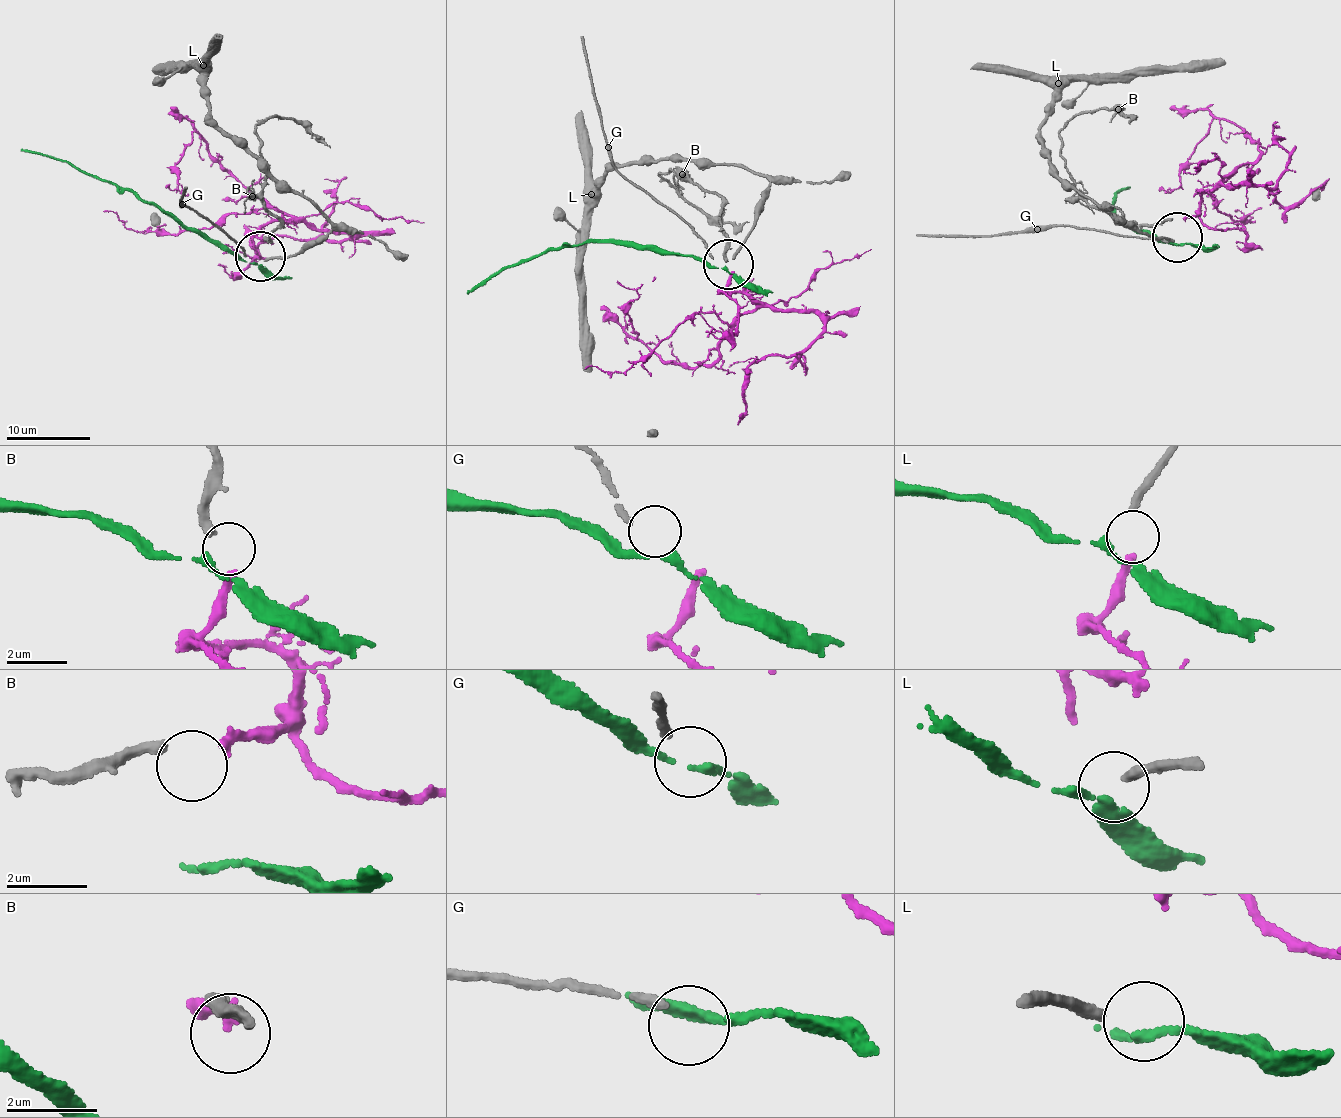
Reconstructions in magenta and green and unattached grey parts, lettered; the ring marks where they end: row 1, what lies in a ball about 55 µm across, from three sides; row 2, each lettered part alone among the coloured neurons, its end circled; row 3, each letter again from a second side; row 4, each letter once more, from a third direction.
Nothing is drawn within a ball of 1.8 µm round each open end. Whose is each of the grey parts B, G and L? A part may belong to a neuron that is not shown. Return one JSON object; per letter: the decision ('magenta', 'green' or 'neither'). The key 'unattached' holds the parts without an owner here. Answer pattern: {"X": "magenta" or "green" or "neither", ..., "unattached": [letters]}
{"B": "magenta", "G": "green", "L": "neither", "unattached": ["L"]}

